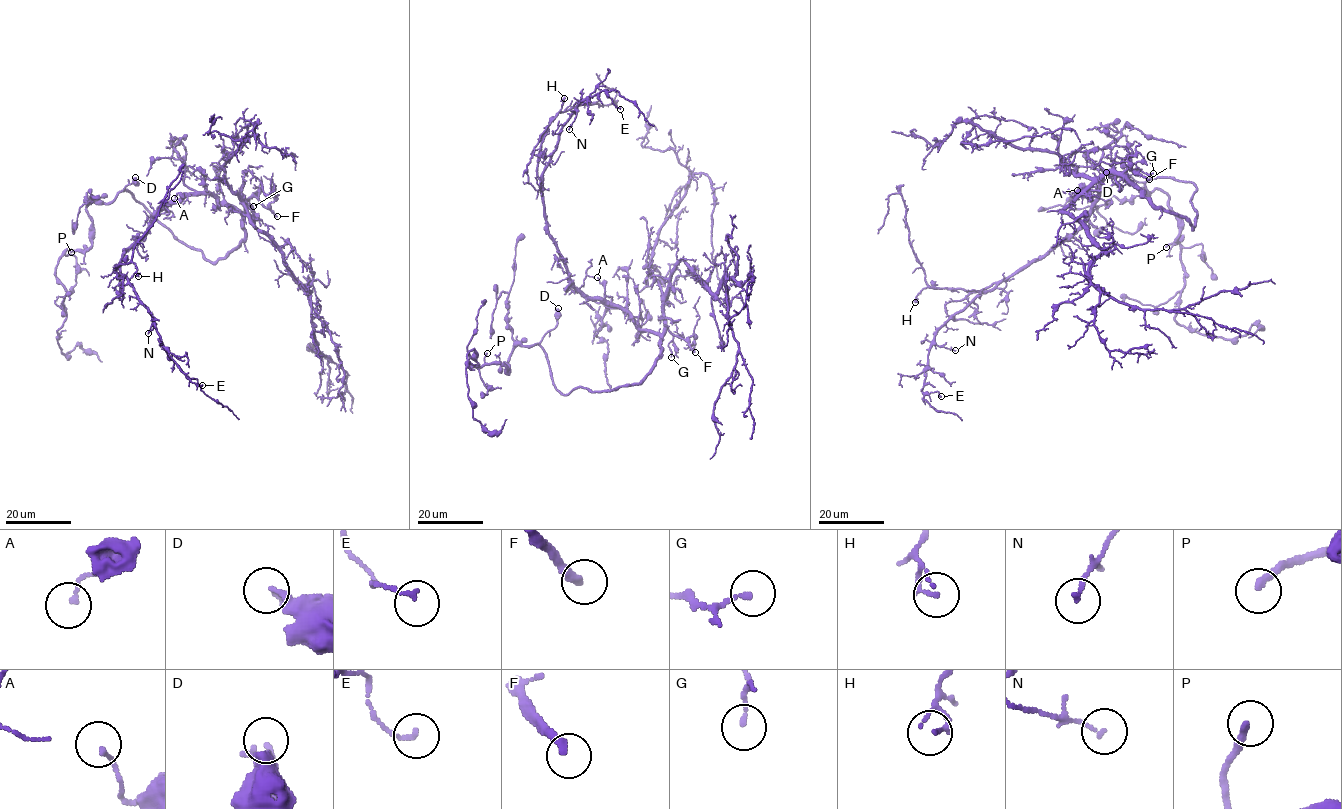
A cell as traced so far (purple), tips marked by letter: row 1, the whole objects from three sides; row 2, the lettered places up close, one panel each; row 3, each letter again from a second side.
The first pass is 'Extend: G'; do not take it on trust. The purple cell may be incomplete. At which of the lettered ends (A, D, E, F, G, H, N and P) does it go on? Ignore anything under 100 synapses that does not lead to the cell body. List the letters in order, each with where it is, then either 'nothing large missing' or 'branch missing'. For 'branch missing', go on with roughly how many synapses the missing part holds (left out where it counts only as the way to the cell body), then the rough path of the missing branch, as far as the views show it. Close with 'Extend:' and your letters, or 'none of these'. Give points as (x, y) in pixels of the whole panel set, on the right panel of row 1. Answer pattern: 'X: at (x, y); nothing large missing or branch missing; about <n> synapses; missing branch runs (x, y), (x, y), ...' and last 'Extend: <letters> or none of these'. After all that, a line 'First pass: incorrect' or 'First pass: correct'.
A: at (1077, 190); nothing large missing
D: at (1106, 172); nothing large missing
E: at (941, 396); nothing large missing
F: at (1149, 179); nothing large missing
G: at (1153, 173); nothing large missing
H: at (915, 302); nothing large missing
N: at (955, 350); nothing large missing
P: at (1166, 247); nothing large missing
Extend: none of these
First pass: incorrect

